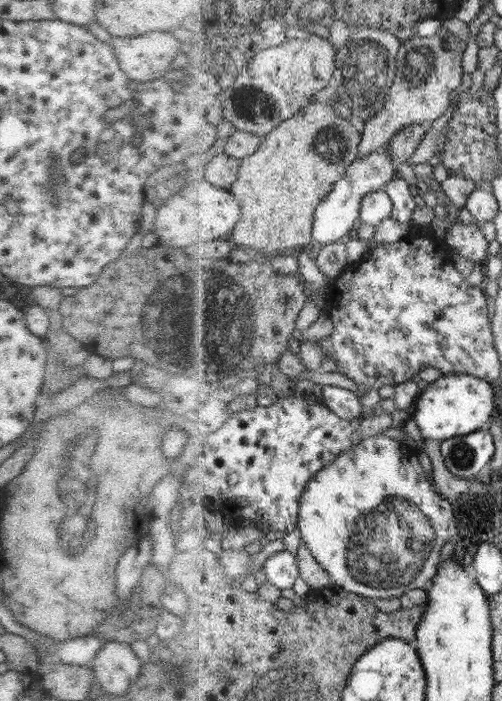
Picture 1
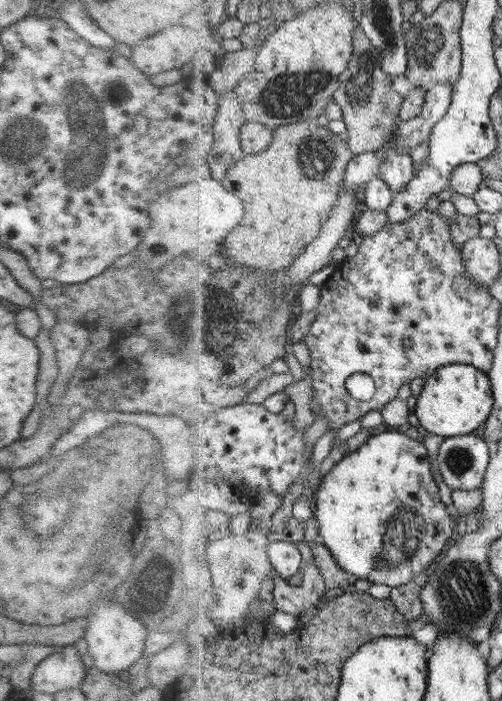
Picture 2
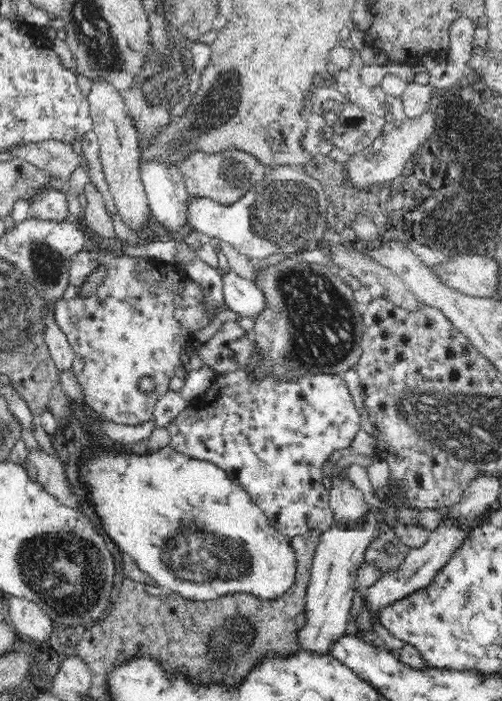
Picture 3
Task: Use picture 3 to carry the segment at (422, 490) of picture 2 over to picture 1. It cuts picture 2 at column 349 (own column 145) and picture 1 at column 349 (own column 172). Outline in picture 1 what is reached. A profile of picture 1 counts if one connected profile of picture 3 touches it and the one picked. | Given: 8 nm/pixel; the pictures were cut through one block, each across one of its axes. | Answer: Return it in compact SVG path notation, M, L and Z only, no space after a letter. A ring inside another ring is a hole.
M379 434L378 436L368 437L361 444L355 446L352 450L341 454L332 465L322 469L309 485L302 497L301 516L299 518L299 528L301 536L307 543L307 546L317 559L324 570L329 573L333 586L345 589L346 591L368 597L369 599L402 599L404 595L418 588L424 589L428 584L435 581L435 578L441 570L442 546L448 538L455 537L458 534L456 530L456 520L452 512L452 504L442 500L441 493L437 493L428 480L426 472L420 462L420 450L417 447L408 445L404 441L389 436Z

